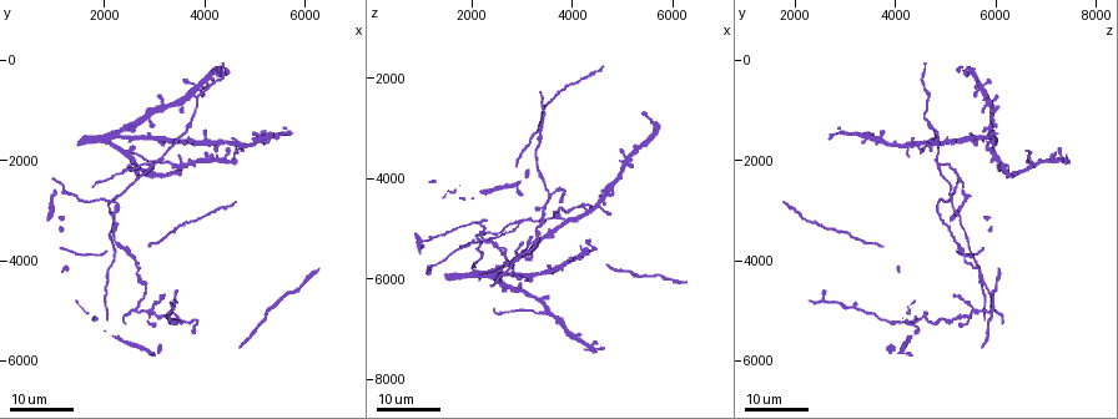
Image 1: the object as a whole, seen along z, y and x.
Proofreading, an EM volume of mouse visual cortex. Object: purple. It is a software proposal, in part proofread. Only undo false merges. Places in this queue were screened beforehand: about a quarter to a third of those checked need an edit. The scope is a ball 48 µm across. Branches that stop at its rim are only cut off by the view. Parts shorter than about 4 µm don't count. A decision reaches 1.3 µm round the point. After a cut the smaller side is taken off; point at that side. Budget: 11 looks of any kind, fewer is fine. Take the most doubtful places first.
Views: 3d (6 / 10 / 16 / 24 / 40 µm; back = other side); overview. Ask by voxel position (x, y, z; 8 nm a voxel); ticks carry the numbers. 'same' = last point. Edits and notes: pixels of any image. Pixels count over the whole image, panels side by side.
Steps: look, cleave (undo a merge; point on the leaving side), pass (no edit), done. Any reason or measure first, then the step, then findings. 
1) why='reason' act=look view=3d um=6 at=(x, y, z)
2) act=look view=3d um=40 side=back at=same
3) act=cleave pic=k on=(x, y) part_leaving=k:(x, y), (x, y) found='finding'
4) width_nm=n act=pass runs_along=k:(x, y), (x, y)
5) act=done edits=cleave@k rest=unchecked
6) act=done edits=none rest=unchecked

why='looks like a crossing' act=look view=3d um=24 at=(3450, 2050, 6750)

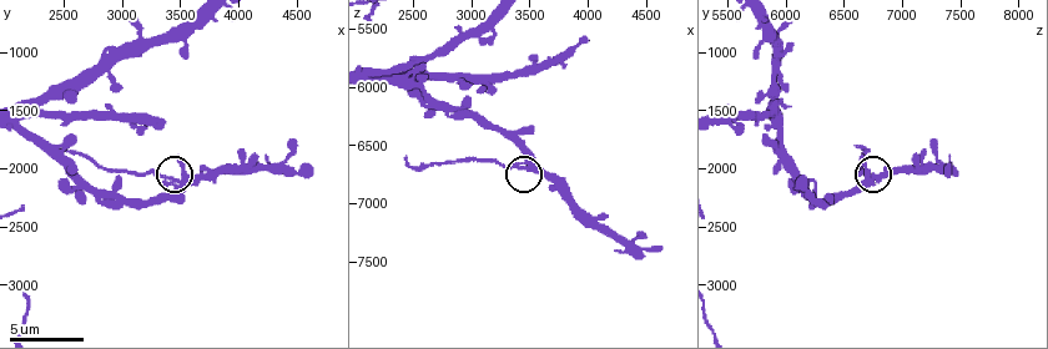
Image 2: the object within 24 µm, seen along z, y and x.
why='zoom in' act=look view=3d um=10 at=(3480, 2120, 6700)

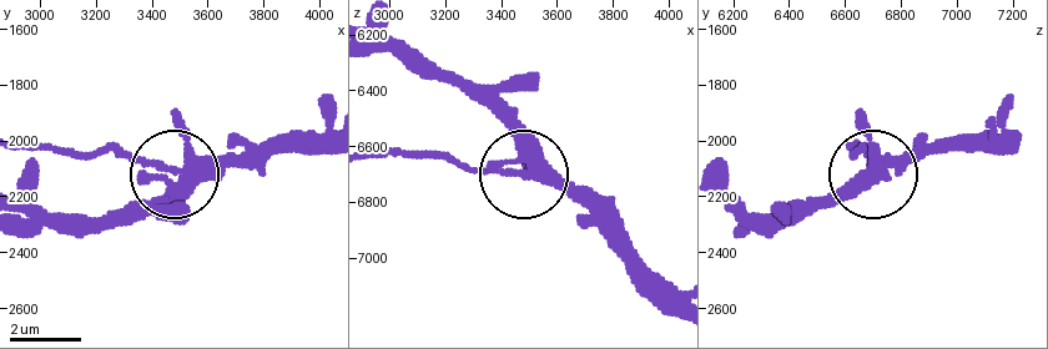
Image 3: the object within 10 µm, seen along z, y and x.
act=cleave pic=3 on=(112, 143) part_leaving=3:(156, 163), (25, 146) found='a second neuron is stuck on'

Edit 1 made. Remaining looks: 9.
why='see it whole again' act=look view=overview

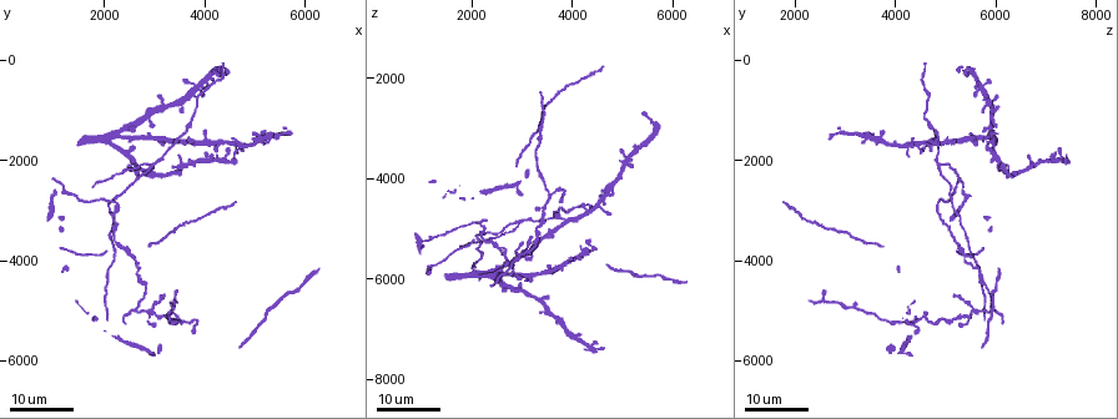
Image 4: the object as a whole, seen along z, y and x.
why='three-way junction' act=look view=3d um=24 at=(3550, 1450, 4800)

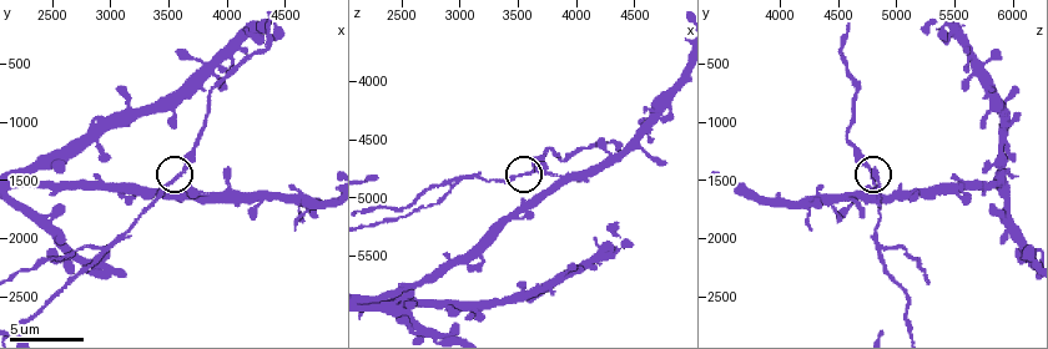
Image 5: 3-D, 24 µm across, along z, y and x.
why='closer look' act=look view=3d um=10 at=(3600, 1440, 4820)

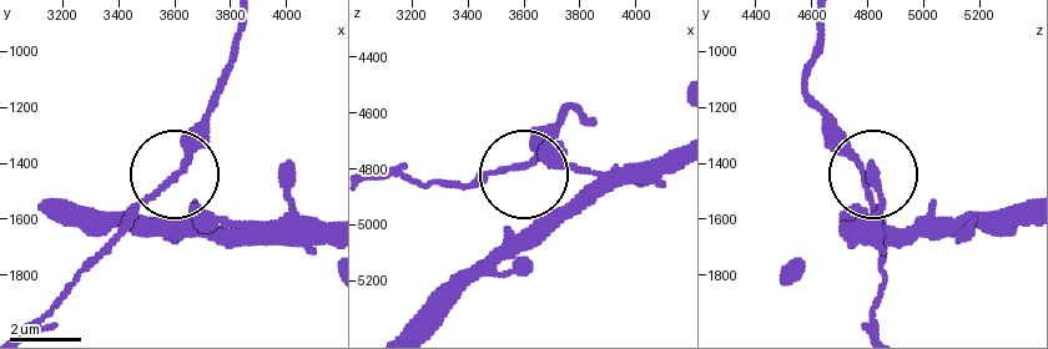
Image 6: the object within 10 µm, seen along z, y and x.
side_arm_um=15 act=pass runs_along=6:(377, 180), (465, 188), (525, 165), (562, 120) found='one neuron here'

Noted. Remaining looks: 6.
why='three arms meet' act=look view=3d um=16 at=(3500, 5200, 4350)

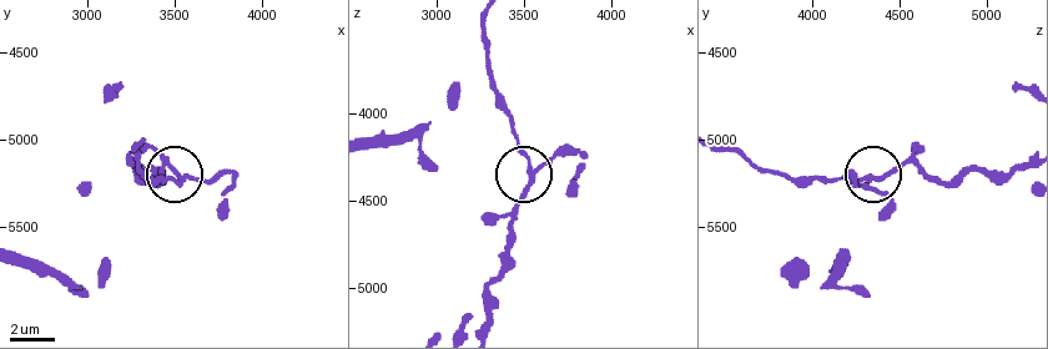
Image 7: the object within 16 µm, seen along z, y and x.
act=look view=3d um=10 at=(3560, 5220, 4320)

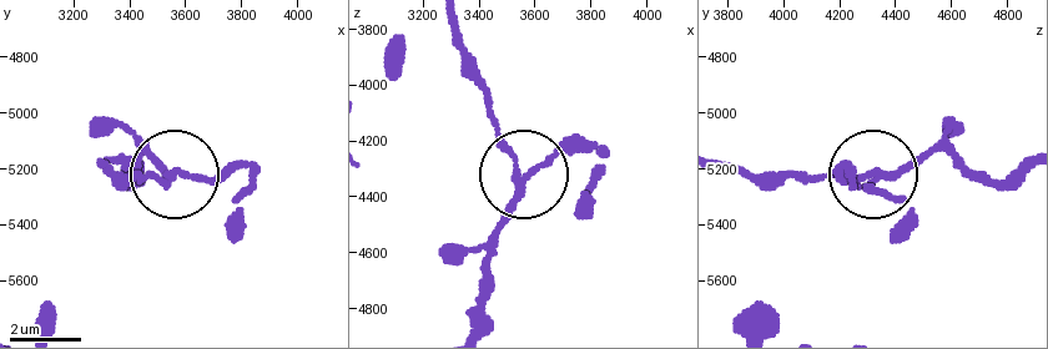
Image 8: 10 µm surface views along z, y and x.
width_nm=170 act=pass runs_along=8:(468, 328), (492, 238), (525, 178), (608, 148) found='continuous, no second neuron'

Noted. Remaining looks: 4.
why='four or more arms meet' act=look view=3d um=16 at=(2950, 5000, 5600)

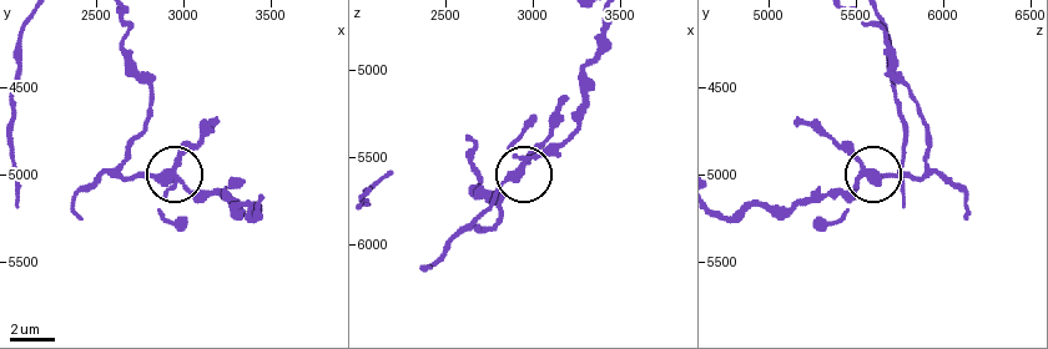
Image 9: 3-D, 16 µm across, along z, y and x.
act=look view=3d um=6 at=(2940, 4980, 5560)

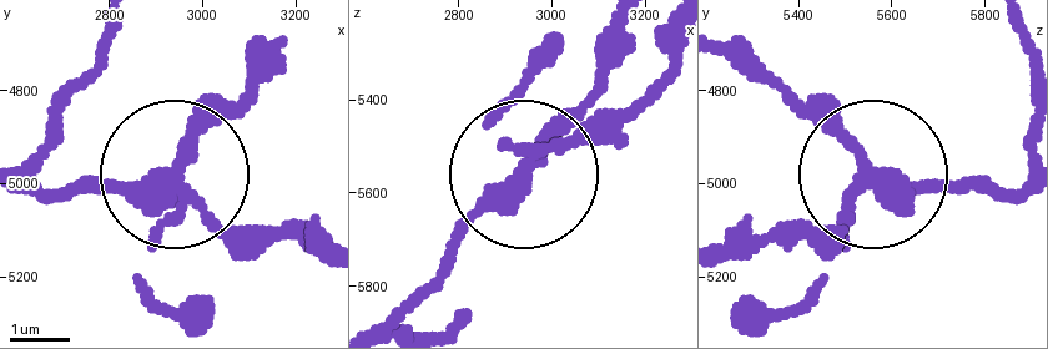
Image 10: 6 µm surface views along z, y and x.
act=pass runs_along=10:(1023, 181), (998, 196), (905, 196), (750, 51) found='one neuron here'

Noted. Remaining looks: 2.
why='two arms in line, one across' act=look view=3d um=24 at=(3350, 4950, 3200)

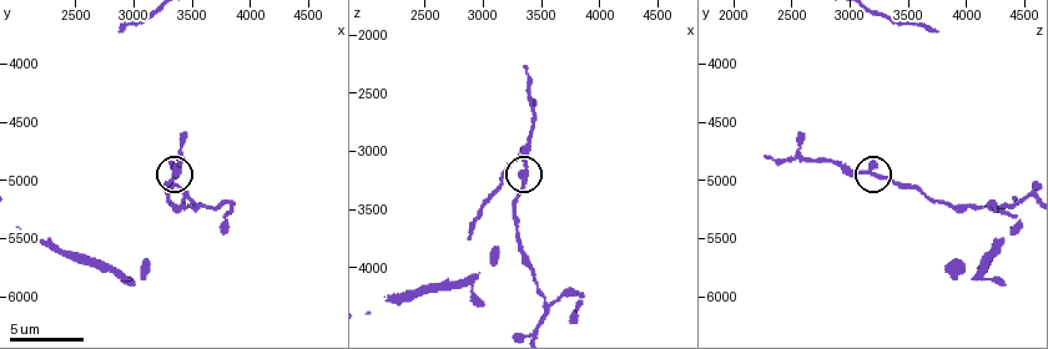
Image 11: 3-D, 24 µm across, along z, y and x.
act=look view=3d um=10 at=(3360, 4940, 3200)

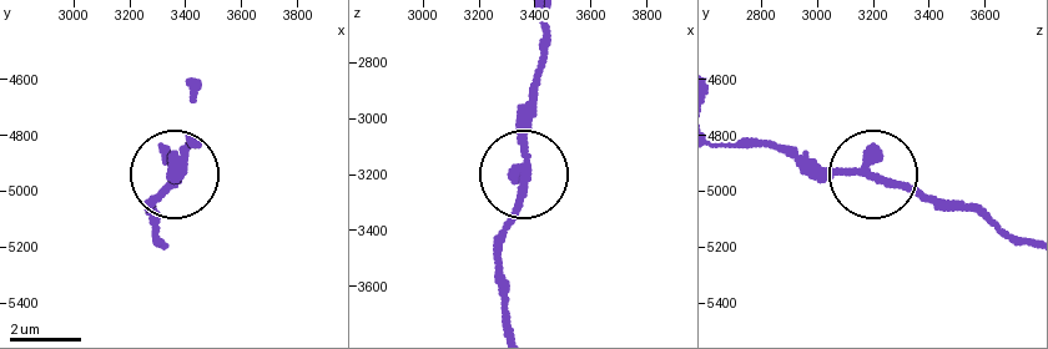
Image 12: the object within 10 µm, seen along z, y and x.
act=pass runs_along=12:(166, 243), (147, 207), (184, 153) found='all the same neuron'

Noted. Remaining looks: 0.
act=done edits=cleave@3 rest=unchecked

